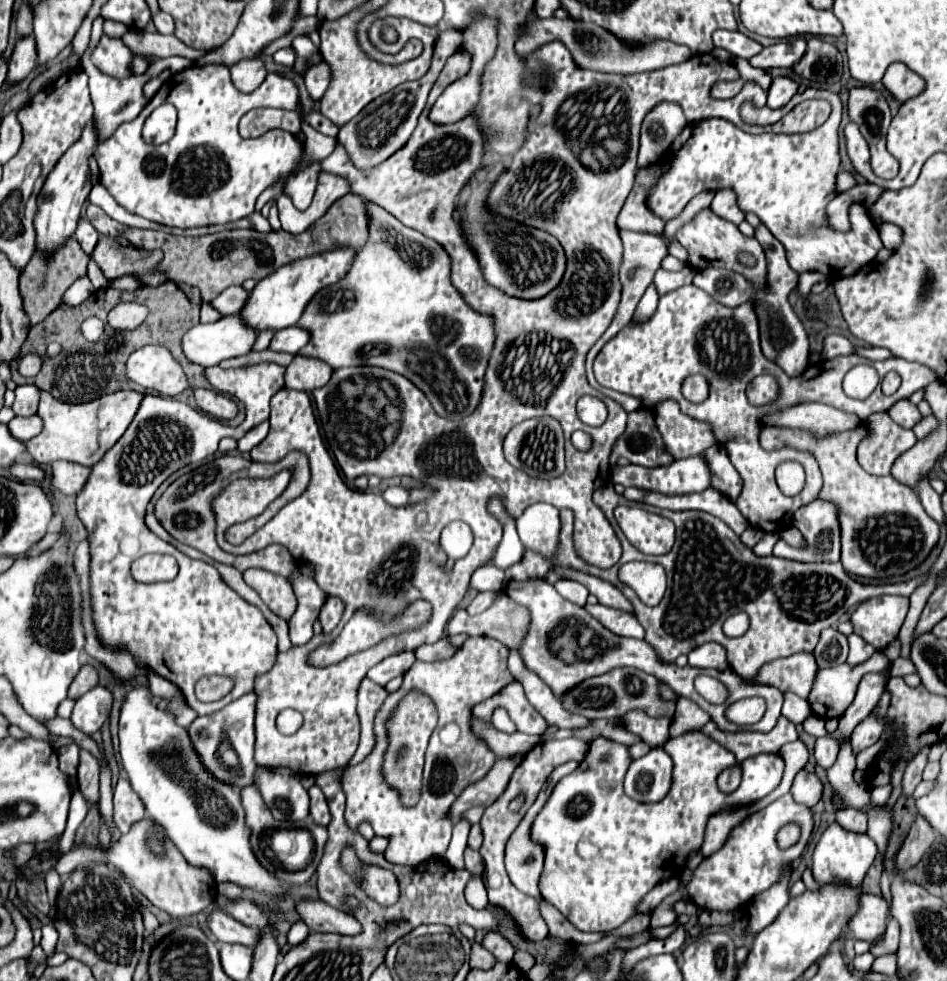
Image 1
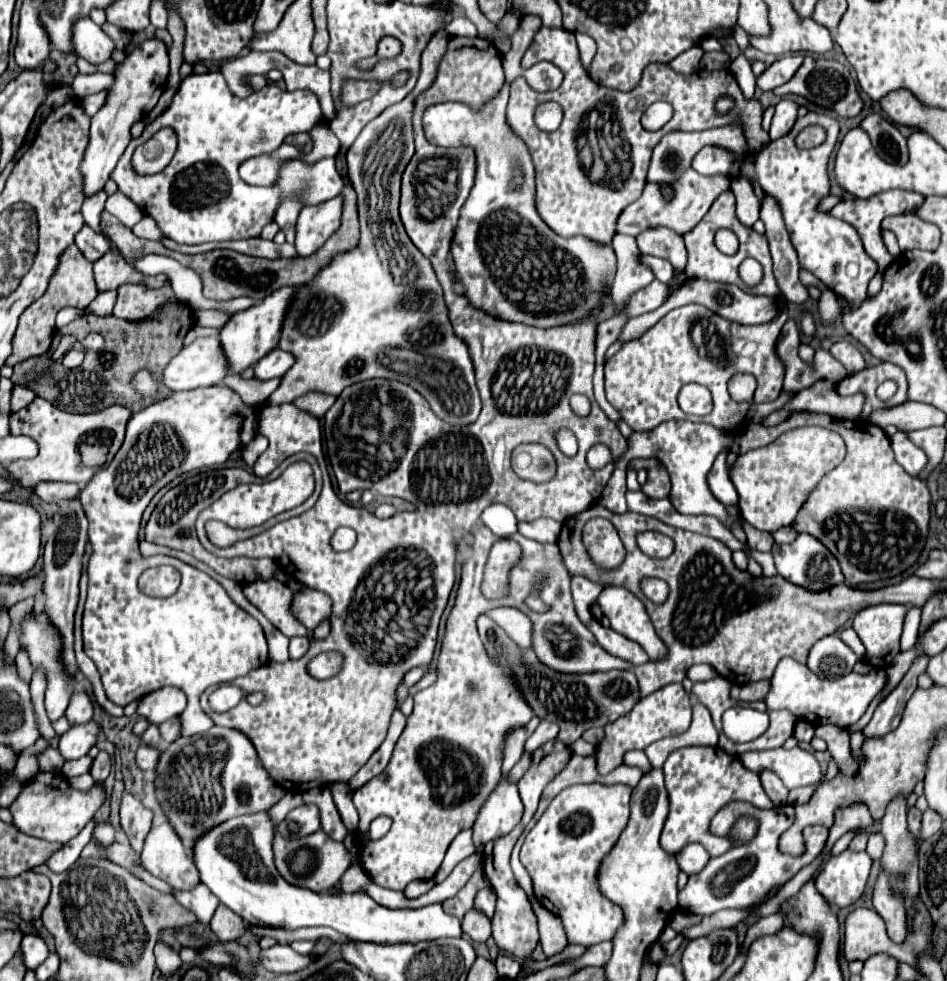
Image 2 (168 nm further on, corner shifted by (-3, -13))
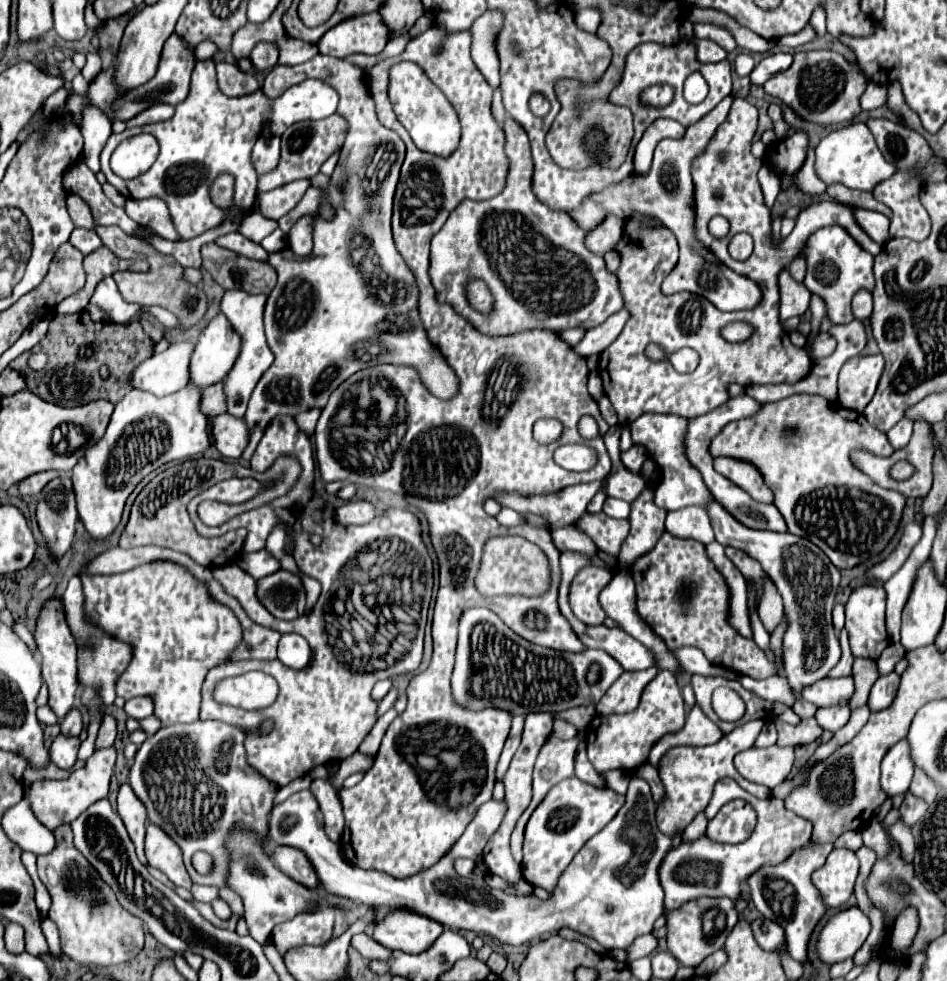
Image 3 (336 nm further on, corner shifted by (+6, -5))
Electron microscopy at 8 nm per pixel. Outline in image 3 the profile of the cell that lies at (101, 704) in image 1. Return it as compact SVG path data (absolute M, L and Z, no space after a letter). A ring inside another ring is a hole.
M62 734L52 742L50 748L50 758L52 762L62 768L62 770L70 770L76 762L78 756L78 748L80 748L80 740L78 738L64 738Z

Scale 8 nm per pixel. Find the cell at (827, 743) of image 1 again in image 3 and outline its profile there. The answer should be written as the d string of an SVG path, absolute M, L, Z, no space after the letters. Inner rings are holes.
M836 704L836 706L828 706L828 708L818 708L816 720L820 722L820 726L822 726L824 730L836 732L836 730L840 730L840 728L850 720L850 708L848 708L846 704Z

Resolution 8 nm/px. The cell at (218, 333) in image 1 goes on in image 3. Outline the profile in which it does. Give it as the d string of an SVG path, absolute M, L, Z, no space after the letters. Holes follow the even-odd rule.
M176 342L160 354L150 356L138 364L130 374L130 386L134 390L150 392L154 396L168 396L188 386L188 360L192 356L194 342Z

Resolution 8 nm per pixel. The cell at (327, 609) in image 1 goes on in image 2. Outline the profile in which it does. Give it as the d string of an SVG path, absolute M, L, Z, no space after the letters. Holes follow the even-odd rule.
M305 588L293 598L293 612L309 632L313 632L321 622L331 618L331 598L317 590Z

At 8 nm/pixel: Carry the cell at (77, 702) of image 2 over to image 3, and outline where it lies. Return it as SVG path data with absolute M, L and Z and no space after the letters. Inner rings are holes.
M72 708L66 718L60 722L60 730L64 736L80 736L82 732L82 716L76 708Z

